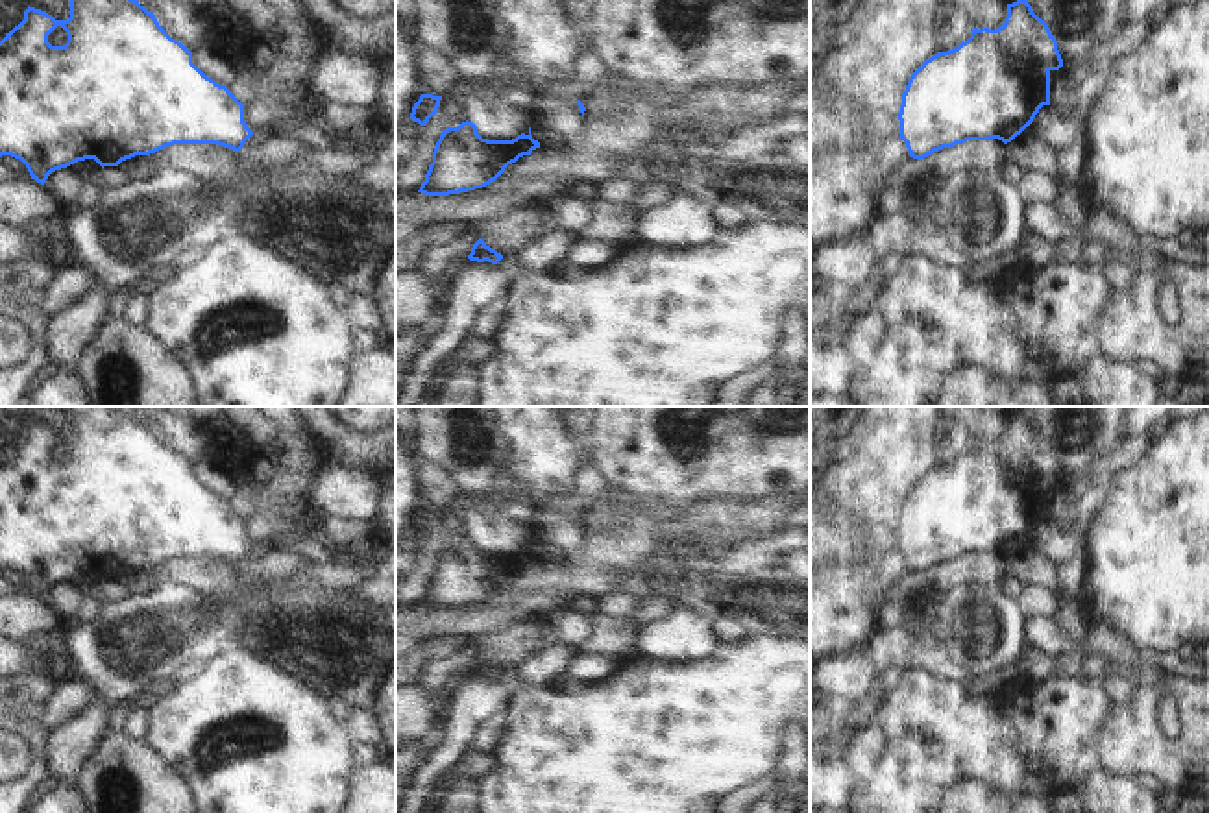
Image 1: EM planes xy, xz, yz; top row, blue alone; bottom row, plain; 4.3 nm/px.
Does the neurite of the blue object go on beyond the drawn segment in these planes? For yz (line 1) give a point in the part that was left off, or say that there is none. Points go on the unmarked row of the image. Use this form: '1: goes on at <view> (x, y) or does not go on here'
1: does not go on here

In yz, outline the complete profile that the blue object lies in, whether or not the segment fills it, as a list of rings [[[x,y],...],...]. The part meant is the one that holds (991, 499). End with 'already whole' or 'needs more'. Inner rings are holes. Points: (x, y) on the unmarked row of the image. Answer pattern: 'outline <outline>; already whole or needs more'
outline [[[1028,414],[1008,418],[1006,436],[998,443],[974,442],[958,462],[937,466],[911,488],[898,527],[900,552],[910,571],[924,573],[967,554],[1011,556],[1043,519],[1050,519],[1050,486],[1061,480],[1057,455]]]; already whole

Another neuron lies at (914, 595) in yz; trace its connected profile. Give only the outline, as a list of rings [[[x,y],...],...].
[[[998,552],[967,554],[943,562],[924,573],[910,571],[889,599],[900,606],[900,626],[915,637],[935,634],[935,599],[954,588],[993,586],[1006,575],[1006,558]]]

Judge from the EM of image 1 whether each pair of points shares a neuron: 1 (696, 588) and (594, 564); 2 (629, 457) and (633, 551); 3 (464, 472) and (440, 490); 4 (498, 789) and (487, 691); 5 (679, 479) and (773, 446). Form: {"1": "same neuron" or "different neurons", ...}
{"1": "different neurons", "2": "different neurons", "3": "different neurons", "4": "different neurons", "5": "same neuron"}

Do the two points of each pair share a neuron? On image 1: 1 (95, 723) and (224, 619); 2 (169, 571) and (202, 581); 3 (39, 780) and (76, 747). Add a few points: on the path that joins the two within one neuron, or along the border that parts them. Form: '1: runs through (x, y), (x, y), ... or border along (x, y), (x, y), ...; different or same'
1: border along (93, 691), (111, 706); different
2: runs through (176, 571), (195, 573); same
3: border along (47, 732), (47, 773), (50, 780); different

